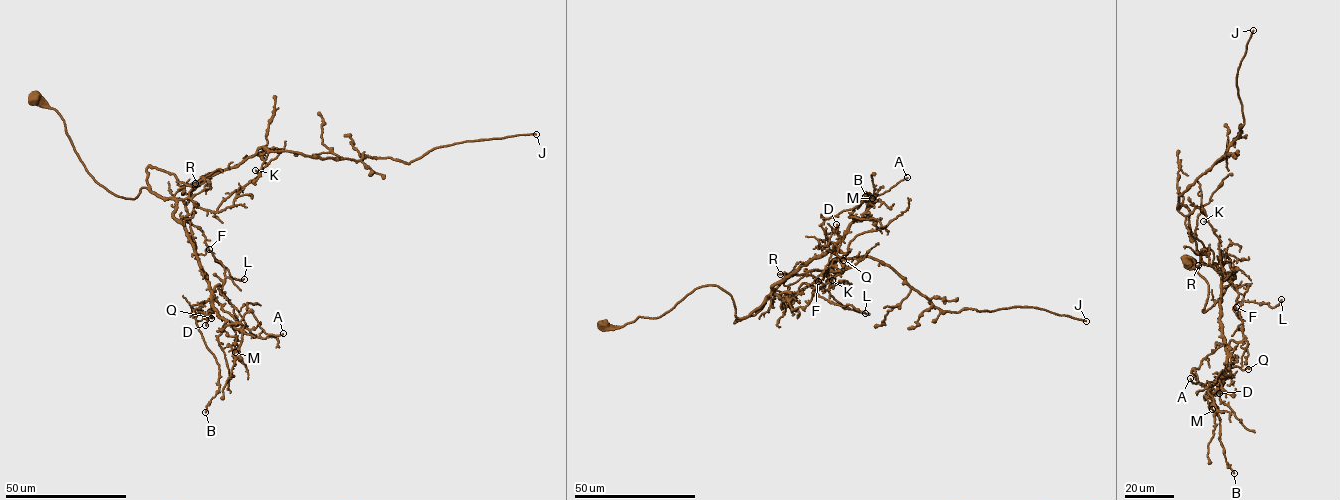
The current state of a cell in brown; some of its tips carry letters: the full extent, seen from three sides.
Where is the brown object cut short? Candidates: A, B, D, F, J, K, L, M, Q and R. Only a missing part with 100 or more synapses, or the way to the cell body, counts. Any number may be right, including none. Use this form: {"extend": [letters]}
{"extend": ["J"]}

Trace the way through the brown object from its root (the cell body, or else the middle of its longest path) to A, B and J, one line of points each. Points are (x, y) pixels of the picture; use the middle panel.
A: (605, 324), (657, 317), (709, 285), (747, 317), (773, 285), (832, 249), (865, 197), (907, 177)
B: (605, 324), (657, 317), (709, 285), (747, 317), (773, 285), (832, 249), (824, 218), (865, 196)
J: (605, 324), (657, 317), (709, 285), (747, 317), (808, 272), (863, 256), (943, 310), (1031, 307), (1086, 321)

